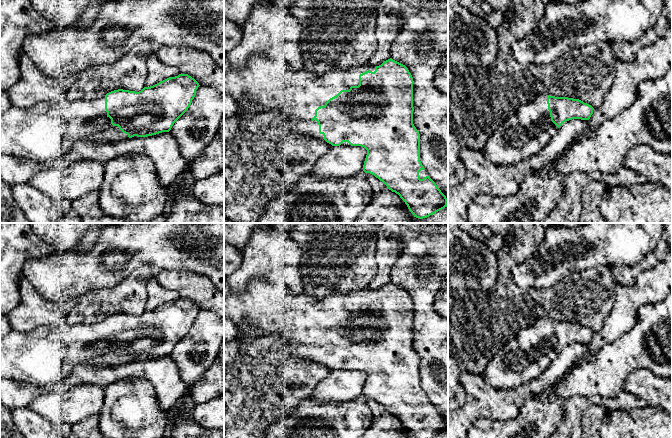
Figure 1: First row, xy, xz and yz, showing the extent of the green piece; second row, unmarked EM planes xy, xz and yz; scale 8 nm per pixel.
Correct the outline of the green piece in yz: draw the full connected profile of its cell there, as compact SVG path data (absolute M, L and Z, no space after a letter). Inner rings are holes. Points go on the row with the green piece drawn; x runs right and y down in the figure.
M538 95L493 132L482 152L494 164L516 165L540 152L564 122L589 120L593 110L579 99Z

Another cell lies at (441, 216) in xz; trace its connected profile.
M448 207L423 219L416 218L409 210L408 216L412 223L448 223Z

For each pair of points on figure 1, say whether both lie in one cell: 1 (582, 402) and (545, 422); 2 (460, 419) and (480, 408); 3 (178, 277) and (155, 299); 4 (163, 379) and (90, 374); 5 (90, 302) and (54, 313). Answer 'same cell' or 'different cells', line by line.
1: different cells
2: same cell
3: different cells
4: same cell
5: different cells

